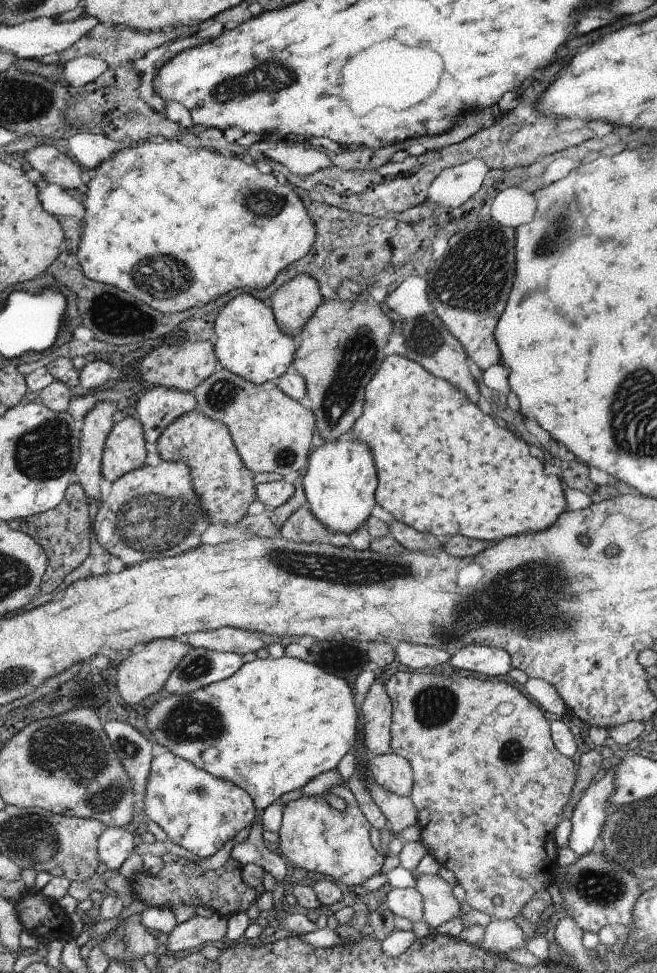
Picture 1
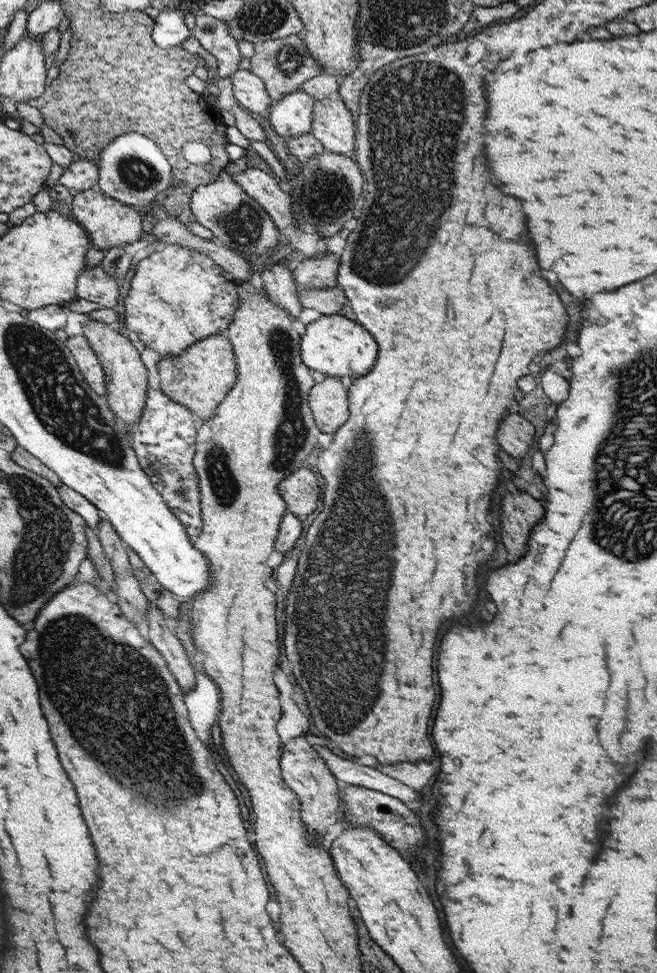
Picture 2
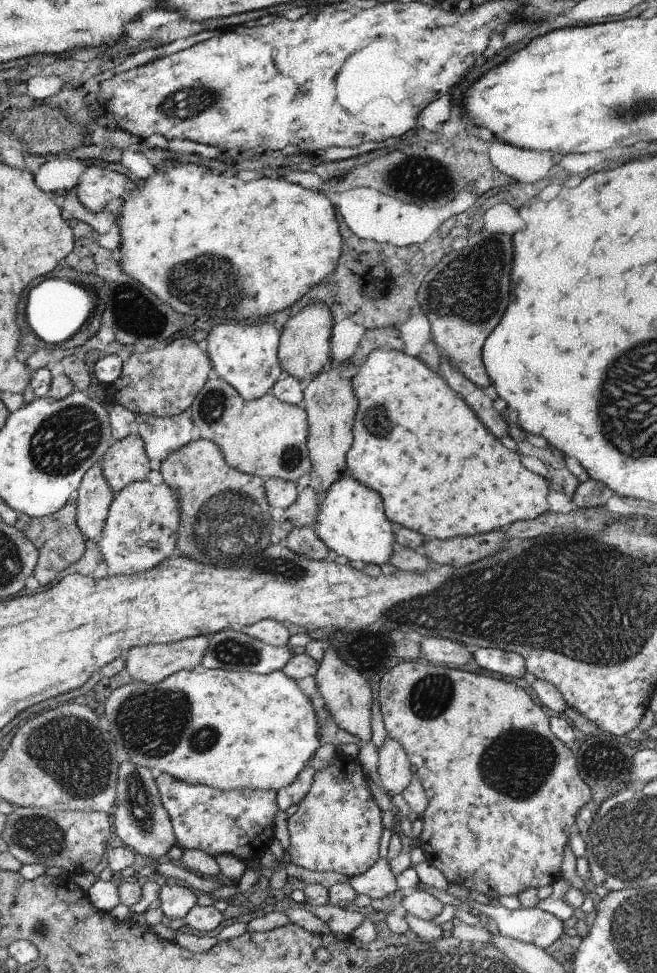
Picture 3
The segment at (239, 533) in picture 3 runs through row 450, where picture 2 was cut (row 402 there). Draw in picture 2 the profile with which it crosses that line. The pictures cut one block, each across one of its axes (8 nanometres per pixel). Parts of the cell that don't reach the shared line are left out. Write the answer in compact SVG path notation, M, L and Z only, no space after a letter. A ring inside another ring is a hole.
M213 334L189 346L179 356L161 358L161 362L157 364L157 374L159 374L157 378L161 392L173 402L185 406L199 424L215 416L215 408L223 402L227 392L237 382L237 362L235 362L233 346L225 338L225 334Z

